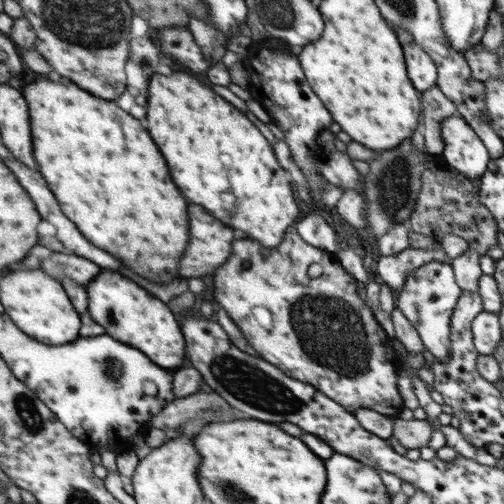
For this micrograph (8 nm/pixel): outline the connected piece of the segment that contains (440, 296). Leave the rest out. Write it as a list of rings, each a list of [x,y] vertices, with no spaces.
[[[433,260],[410,271],[403,289],[396,295],[395,307],[414,325],[425,348],[442,363],[449,357],[451,317],[462,291],[455,281],[452,265]]]

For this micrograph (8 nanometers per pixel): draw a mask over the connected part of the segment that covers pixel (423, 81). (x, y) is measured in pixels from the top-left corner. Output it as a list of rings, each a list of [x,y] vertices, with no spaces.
[[[412,43],[412,46],[404,46],[404,56],[406,56],[408,78],[412,80],[416,90],[424,92],[437,84],[437,66],[421,46],[416,43]]]

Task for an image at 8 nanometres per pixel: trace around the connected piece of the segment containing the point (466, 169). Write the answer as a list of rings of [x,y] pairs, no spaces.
[[[457,114],[443,118],[441,120],[441,135],[445,145],[440,155],[450,166],[465,175],[470,181],[476,178],[480,179],[486,173],[487,166],[491,161],[488,149],[462,116]]]

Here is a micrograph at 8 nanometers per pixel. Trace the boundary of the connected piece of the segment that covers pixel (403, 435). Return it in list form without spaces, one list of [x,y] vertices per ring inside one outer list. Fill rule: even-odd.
[[[399,416],[394,421],[393,433],[391,436],[396,438],[405,449],[421,449],[427,446],[431,439],[432,425],[428,420],[404,420]]]

